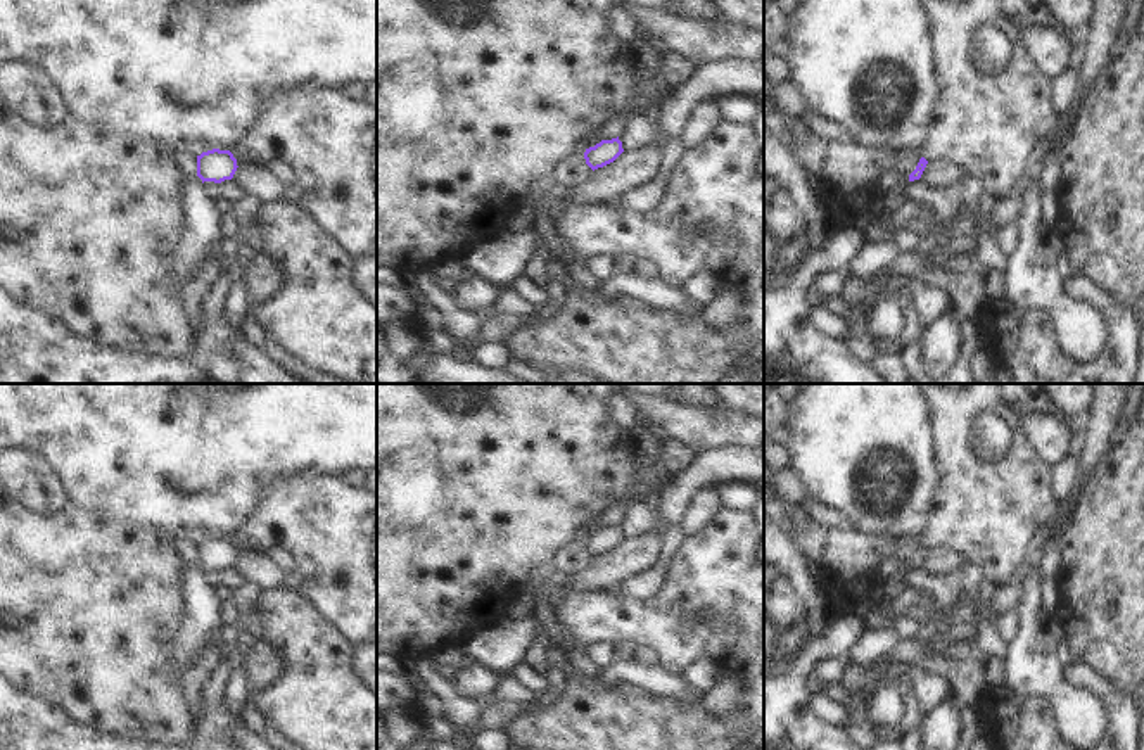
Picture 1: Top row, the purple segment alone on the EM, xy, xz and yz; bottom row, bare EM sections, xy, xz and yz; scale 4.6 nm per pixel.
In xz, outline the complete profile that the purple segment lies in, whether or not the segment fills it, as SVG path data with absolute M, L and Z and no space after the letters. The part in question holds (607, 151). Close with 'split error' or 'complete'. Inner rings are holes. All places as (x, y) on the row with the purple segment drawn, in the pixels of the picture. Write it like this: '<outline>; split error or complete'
M617 138L601 140L594 147L586 149L586 164L594 171L613 162L624 152L622 142Z; complete

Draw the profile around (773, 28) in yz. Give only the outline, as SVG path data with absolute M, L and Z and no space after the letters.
M767 0L764 9L764 48L788 35L788 21L778 0Z

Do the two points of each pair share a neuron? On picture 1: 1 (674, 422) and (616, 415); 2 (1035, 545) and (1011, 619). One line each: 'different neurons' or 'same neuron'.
1: different neurons
2: different neurons

